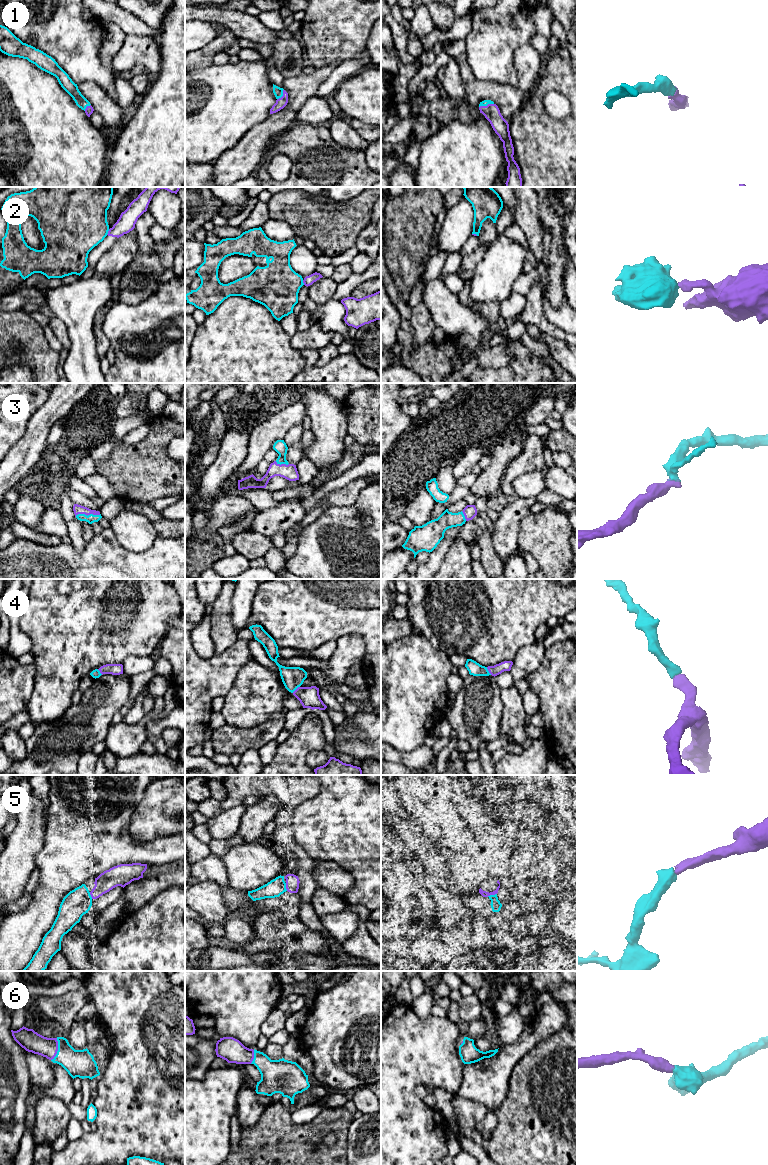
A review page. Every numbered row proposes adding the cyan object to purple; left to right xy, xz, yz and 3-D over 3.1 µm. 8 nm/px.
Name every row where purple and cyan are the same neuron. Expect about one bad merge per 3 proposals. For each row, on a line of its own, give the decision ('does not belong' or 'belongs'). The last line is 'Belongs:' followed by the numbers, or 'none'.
1: belongs
2: does not belong
3: belongs
4: belongs
5: belongs
6: belongs
Belongs: 1, 3, 4, 5, 6

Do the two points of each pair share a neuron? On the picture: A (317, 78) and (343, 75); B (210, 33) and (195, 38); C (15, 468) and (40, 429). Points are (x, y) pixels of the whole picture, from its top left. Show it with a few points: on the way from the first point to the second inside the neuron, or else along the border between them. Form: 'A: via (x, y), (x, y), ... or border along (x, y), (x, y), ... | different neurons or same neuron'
A: border along (341, 62), (320, 85), (315, 95) | different neurons
B: via (206, 33), (199, 34) | same neuron
C: via (21, 458), (35, 439) | same neuron

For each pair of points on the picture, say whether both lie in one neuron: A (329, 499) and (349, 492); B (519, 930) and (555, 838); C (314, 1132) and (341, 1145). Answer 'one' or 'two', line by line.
A: one
B: two
C: one

